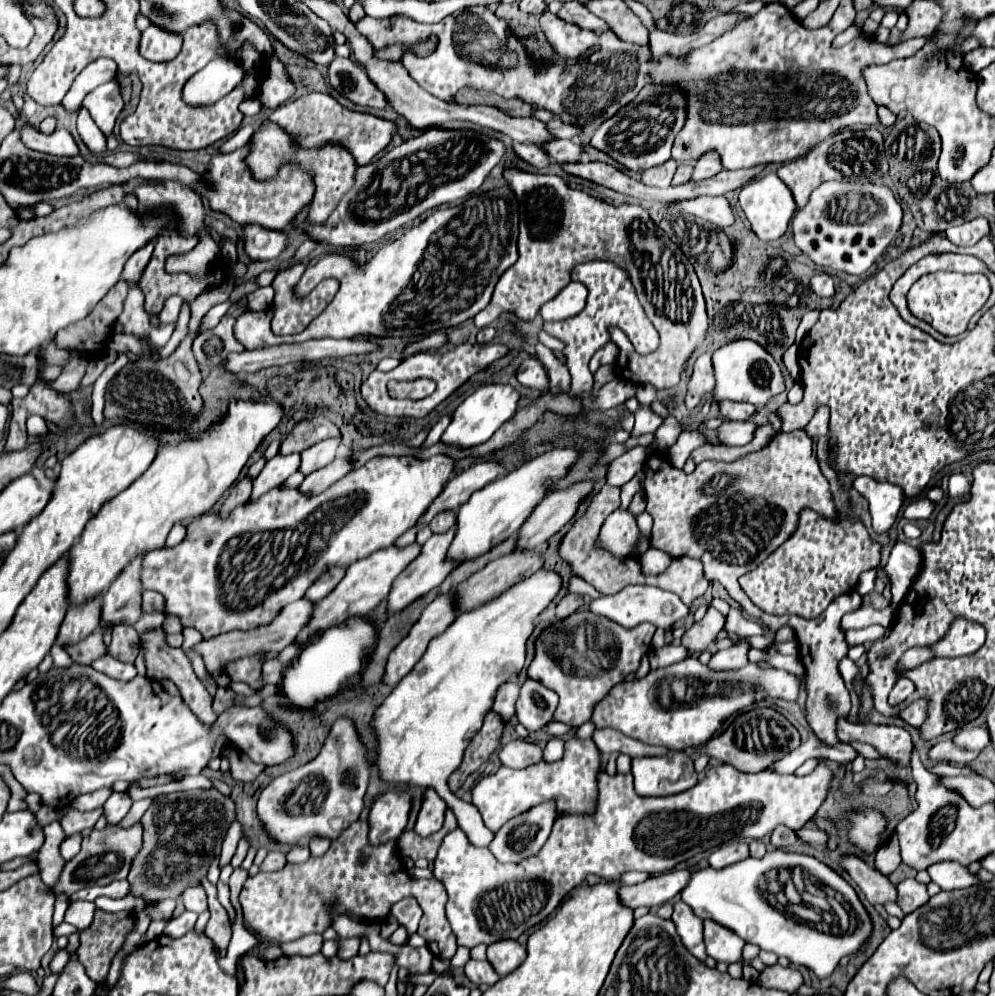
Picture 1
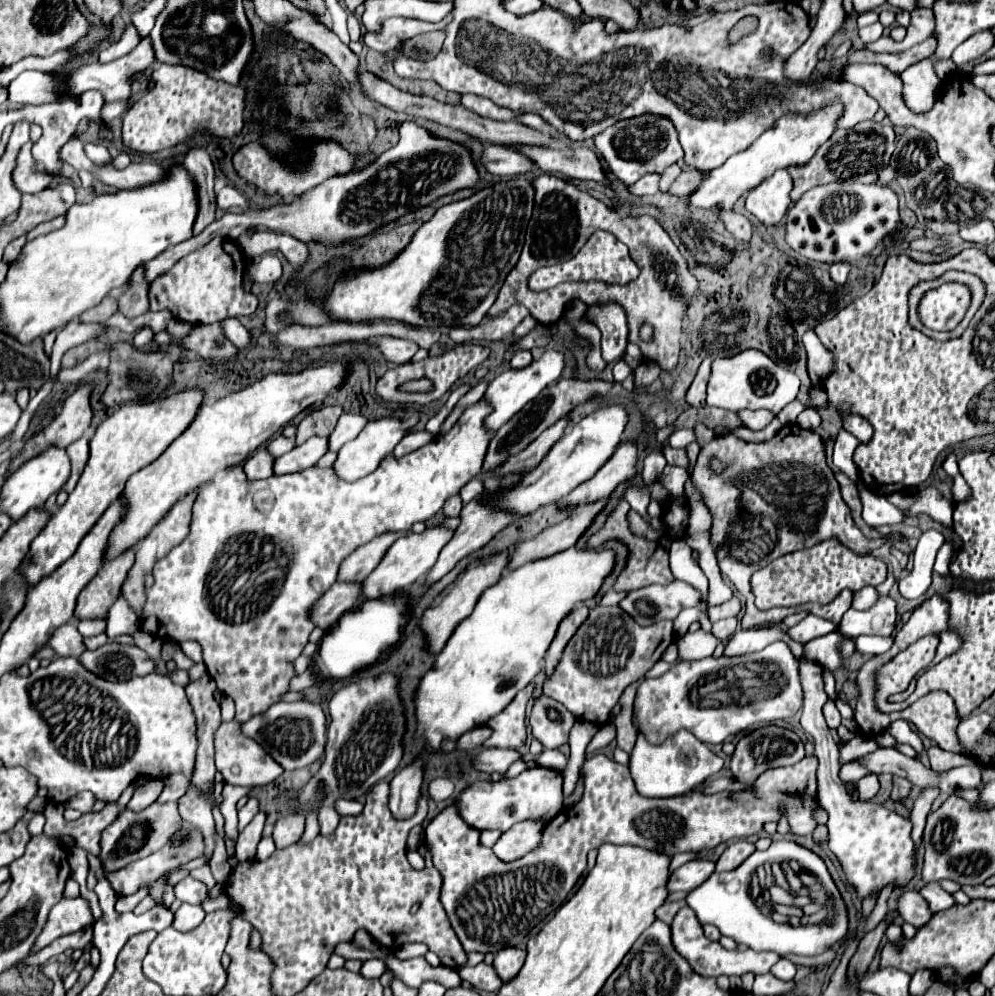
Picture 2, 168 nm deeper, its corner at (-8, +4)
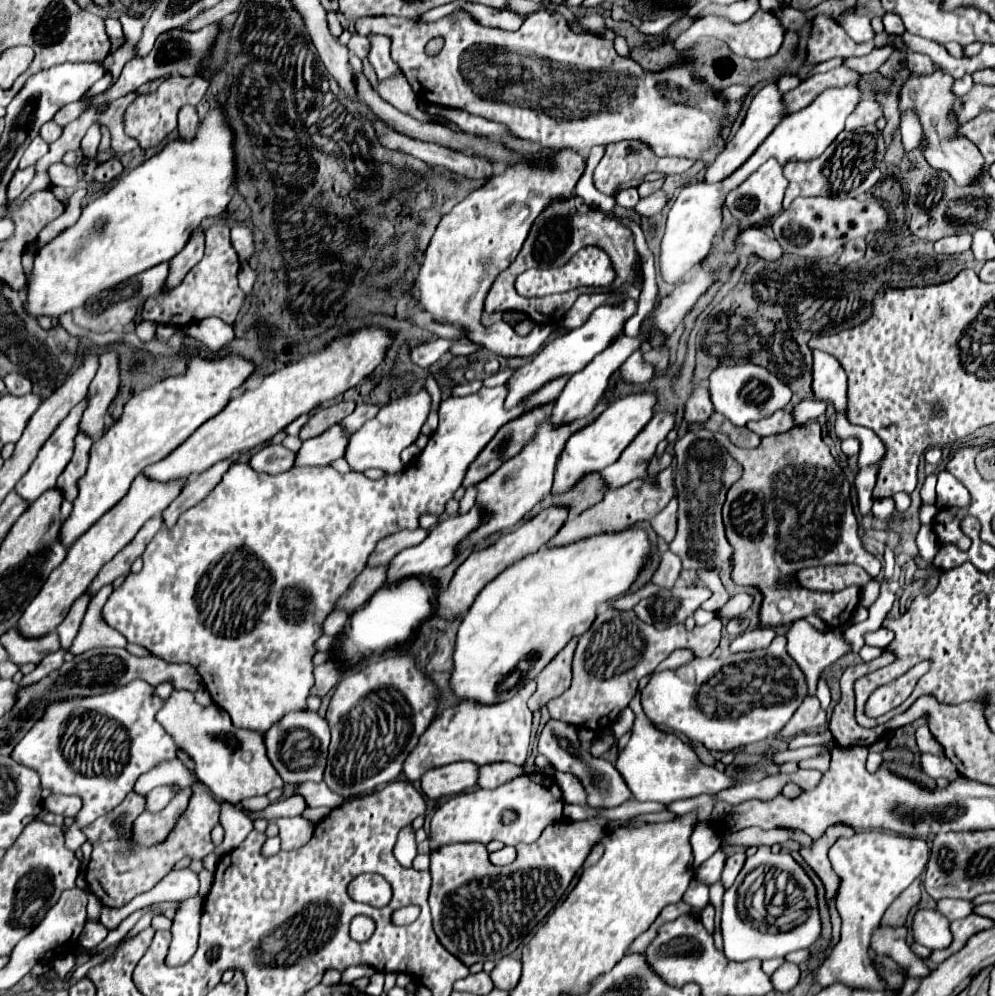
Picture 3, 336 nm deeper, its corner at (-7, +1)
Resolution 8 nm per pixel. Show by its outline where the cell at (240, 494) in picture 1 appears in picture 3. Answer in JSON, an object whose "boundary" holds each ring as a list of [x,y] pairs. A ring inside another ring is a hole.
{"boundary":[[[269,444],[251,456],[251,468],[263,474],[281,474],[293,466],[295,452],[287,450],[281,444]]]}

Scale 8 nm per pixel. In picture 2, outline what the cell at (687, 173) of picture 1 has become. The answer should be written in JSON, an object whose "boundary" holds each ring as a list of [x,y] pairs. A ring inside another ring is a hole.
{"boundary":[[[670,165],[666,171],[662,171],[662,175],[660,175],[660,191],[666,191],[668,189],[668,185],[672,185],[672,181],[680,175],[680,167],[678,165]]]}

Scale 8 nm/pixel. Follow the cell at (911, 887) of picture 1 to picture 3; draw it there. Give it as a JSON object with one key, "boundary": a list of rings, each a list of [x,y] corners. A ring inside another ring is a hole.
{"boundary":[[[941,898],[937,900],[937,912],[943,914],[949,922],[965,918],[973,912],[973,904],[969,900],[957,900],[957,898]]]}

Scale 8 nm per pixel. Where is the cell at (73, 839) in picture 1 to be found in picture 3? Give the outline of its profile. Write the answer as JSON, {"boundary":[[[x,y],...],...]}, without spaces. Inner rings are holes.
{"boundary":[[[87,920],[87,924],[84,925],[83,932],[81,932],[81,940],[79,944],[87,950],[95,948],[97,944],[101,944],[107,936],[107,928],[99,922],[99,920]]]}

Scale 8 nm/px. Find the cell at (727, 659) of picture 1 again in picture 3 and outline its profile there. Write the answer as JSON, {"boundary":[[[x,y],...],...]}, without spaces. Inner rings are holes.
{"boundary":[[[753,628],[753,630],[745,630],[743,634],[739,634],[731,646],[729,652],[753,652],[753,650],[761,650],[767,648],[771,644],[771,640],[775,638],[775,630],[773,628]]]}

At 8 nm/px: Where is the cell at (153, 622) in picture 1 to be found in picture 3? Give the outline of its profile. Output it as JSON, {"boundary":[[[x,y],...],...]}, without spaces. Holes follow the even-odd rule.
{"boundary":[[[69,649],[59,650],[57,652],[48,654],[43,660],[37,665],[34,671],[24,675],[22,680],[19,682],[21,686],[26,687],[30,683],[36,683],[45,676],[48,676],[51,672],[59,669],[64,663],[64,655],[69,652]]]}

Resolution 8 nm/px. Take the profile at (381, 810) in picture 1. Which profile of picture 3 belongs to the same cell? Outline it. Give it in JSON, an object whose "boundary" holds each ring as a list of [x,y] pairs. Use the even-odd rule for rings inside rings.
{"boundary":[[[529,682],[519,688],[517,696],[507,702],[481,706],[471,700],[459,702],[453,708],[447,708],[439,718],[435,718],[429,728],[419,738],[419,744],[409,752],[403,762],[403,772],[407,780],[415,782],[421,776],[437,766],[447,766],[453,762],[475,762],[475,764],[493,764],[493,762],[513,762],[525,764],[529,750],[529,732],[531,732],[531,710],[527,700],[535,692],[535,682]],[[475,726],[475,728],[473,728]]]}

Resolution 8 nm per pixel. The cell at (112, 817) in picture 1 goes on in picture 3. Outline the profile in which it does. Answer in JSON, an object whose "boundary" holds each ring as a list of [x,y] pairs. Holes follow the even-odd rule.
{"boundary":[[[159,786],[159,788],[153,788],[147,796],[145,796],[145,810],[147,812],[159,812],[163,810],[169,800],[173,798],[173,792],[169,786]]]}

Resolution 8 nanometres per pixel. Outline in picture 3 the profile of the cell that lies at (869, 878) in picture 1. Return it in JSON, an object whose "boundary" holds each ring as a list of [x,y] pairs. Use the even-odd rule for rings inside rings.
{"boundary":[[[917,908],[913,914],[911,930],[913,930],[915,942],[927,946],[929,950],[947,948],[951,944],[949,920],[945,920],[945,916],[941,916],[935,910]]]}

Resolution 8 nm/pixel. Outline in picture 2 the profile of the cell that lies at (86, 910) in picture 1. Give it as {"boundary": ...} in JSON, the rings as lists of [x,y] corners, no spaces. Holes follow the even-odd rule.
{"boundary":[[[64,897],[62,901],[58,901],[58,905],[54,905],[54,909],[50,909],[46,929],[42,929],[38,941],[34,943],[34,953],[50,945],[54,939],[76,933],[90,925],[92,925],[92,915],[88,909],[88,901],[82,897],[74,897],[74,899]]]}

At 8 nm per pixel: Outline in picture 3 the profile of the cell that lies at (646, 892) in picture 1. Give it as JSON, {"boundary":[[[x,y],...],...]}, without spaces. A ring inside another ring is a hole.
{"boundary":[[[717,850],[709,860],[705,860],[701,866],[695,868],[693,880],[699,884],[707,884],[707,886],[719,882],[723,864],[725,864],[725,854],[723,854],[723,850]]]}

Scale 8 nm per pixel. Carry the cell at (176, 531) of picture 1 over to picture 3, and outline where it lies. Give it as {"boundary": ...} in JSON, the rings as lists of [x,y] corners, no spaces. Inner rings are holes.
{"boundary":[[[223,460],[221,464],[215,464],[207,472],[201,472],[201,474],[193,476],[189,482],[185,482],[181,494],[163,510],[163,526],[173,528],[179,514],[185,512],[187,508],[199,504],[199,500],[203,500],[213,490],[213,486],[221,480],[221,476],[227,472],[229,466],[231,466],[231,460]]]}

